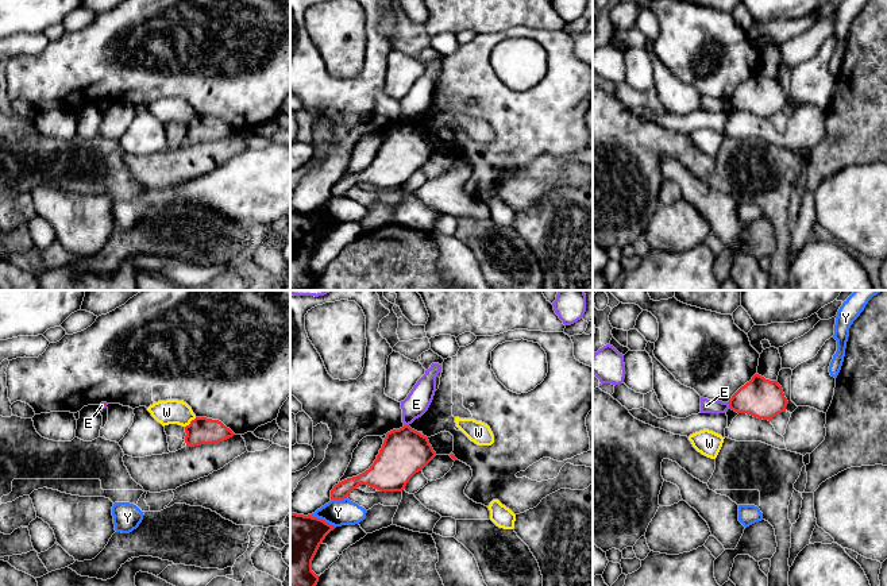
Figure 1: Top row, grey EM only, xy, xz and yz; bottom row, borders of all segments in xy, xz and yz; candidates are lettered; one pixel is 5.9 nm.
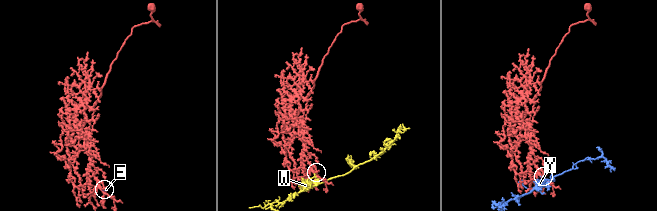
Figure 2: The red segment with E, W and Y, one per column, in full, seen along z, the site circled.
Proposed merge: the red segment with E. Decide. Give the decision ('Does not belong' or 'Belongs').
Does not belong

